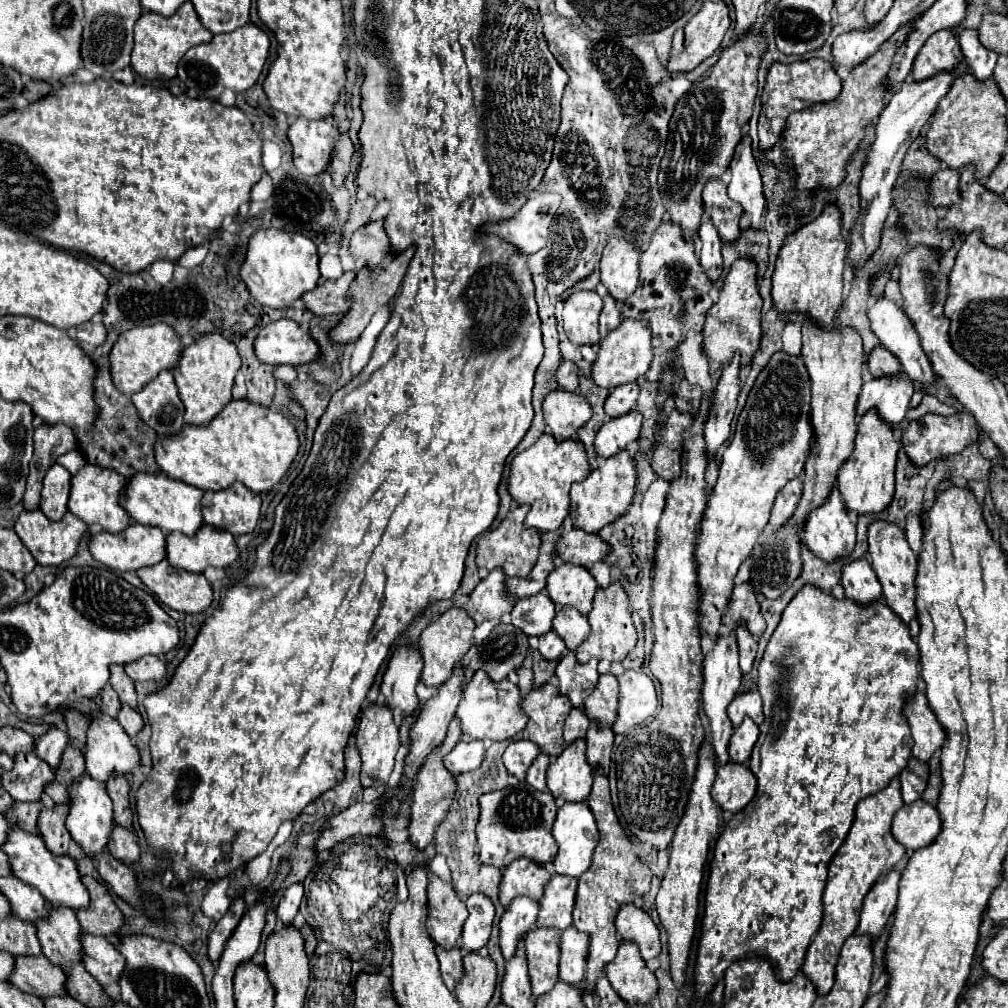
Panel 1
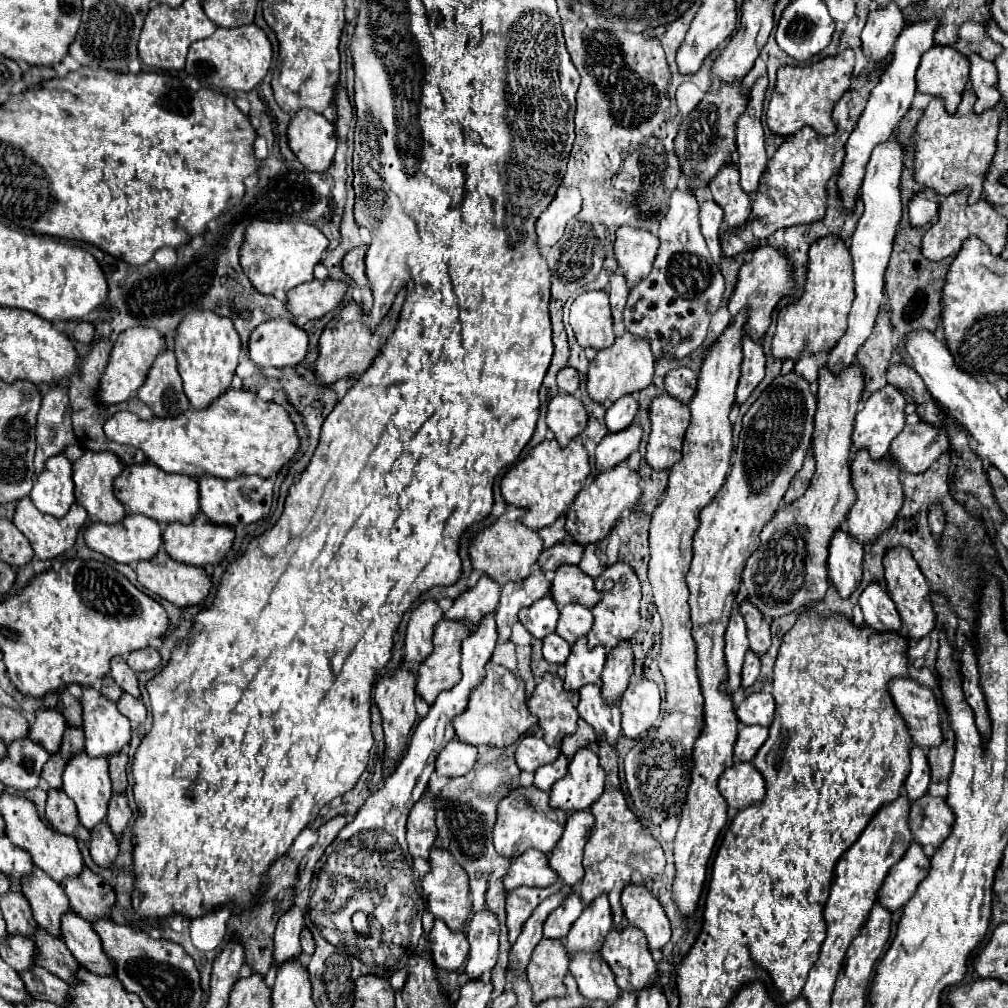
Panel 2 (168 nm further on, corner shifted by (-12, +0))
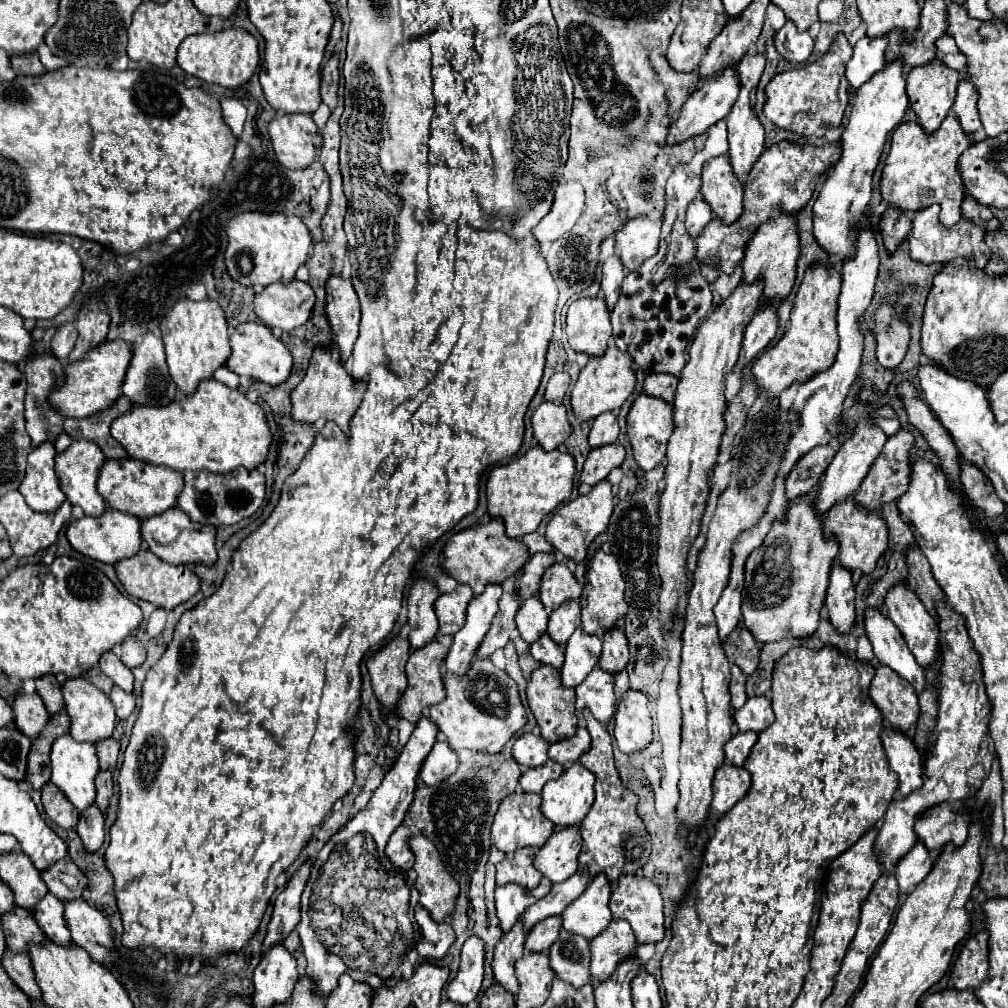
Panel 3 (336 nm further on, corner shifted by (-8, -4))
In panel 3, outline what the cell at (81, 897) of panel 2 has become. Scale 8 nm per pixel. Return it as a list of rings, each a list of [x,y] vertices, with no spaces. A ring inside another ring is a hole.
[[[69,857],[53,863],[49,871],[41,873],[41,879],[45,881],[47,889],[61,901],[83,897],[83,891],[87,887],[85,875],[77,869],[77,865]]]

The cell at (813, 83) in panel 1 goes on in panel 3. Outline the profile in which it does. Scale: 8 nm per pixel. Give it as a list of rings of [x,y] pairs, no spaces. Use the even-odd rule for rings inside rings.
[[[839,33],[831,43],[829,51],[821,55],[815,63],[775,75],[765,87],[765,95],[767,95],[767,103],[763,107],[765,117],[771,119],[781,129],[799,133],[809,139],[823,137],[829,127],[841,125],[841,117],[849,103],[845,65],[851,59],[851,51],[853,47],[849,45],[847,37]]]

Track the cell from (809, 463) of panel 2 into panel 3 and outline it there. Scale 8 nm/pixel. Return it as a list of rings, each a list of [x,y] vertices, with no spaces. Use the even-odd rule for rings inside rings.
[[[829,445],[813,447],[807,455],[803,455],[795,463],[793,471],[789,473],[789,477],[785,481],[787,499],[797,501],[799,497],[813,491],[813,487],[819,483],[823,471],[827,469],[827,463],[831,463],[833,457],[835,457],[835,449],[831,449]]]

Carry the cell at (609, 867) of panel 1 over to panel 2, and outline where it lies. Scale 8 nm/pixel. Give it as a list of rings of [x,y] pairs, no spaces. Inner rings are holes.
[[[605,739],[599,741],[599,763],[607,771],[605,779],[605,791],[603,795],[593,803],[591,813],[595,815],[595,829],[585,845],[585,877],[579,885],[579,895],[585,905],[591,905],[599,895],[607,895],[611,903],[613,923],[615,929],[623,929],[623,907],[621,907],[621,893],[627,885],[645,885],[647,879],[655,879],[663,873],[665,857],[661,845],[653,839],[651,833],[643,829],[643,825],[637,821],[633,811],[627,807],[627,801],[621,791],[619,783],[619,771],[617,771],[617,751],[611,747]]]

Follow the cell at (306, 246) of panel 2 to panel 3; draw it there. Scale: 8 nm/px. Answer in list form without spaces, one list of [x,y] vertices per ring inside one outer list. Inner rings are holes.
[[[251,211],[235,215],[227,221],[225,233],[227,273],[231,275],[231,279],[249,287],[265,287],[275,281],[293,281],[295,271],[305,263],[313,247],[311,235],[303,221],[295,215],[285,215],[279,211]]]

